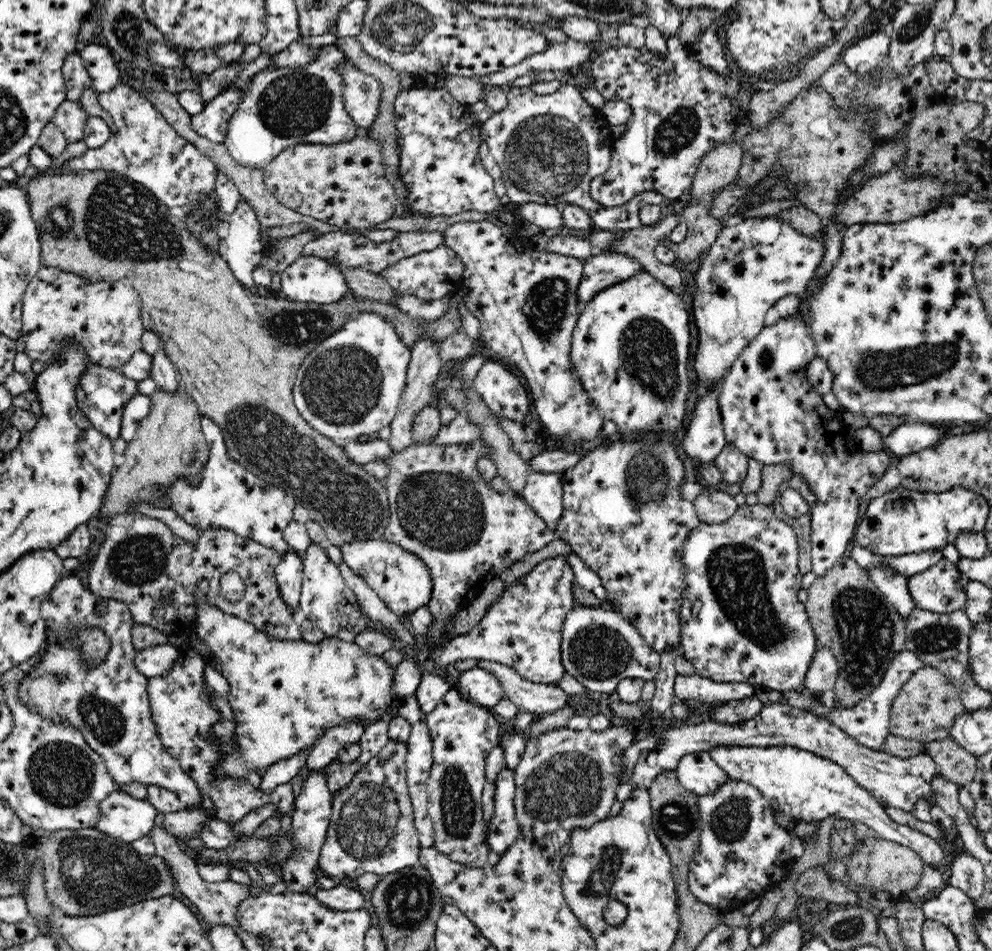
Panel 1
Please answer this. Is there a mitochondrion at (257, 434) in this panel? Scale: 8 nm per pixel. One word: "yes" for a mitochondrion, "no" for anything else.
yes

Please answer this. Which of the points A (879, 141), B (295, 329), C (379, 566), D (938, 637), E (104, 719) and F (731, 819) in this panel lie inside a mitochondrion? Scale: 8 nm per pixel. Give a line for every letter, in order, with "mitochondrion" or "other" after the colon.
A: other
B: mitochondrion
C: other
D: mitochondrion
E: mitochondrion
F: mitochondrion

